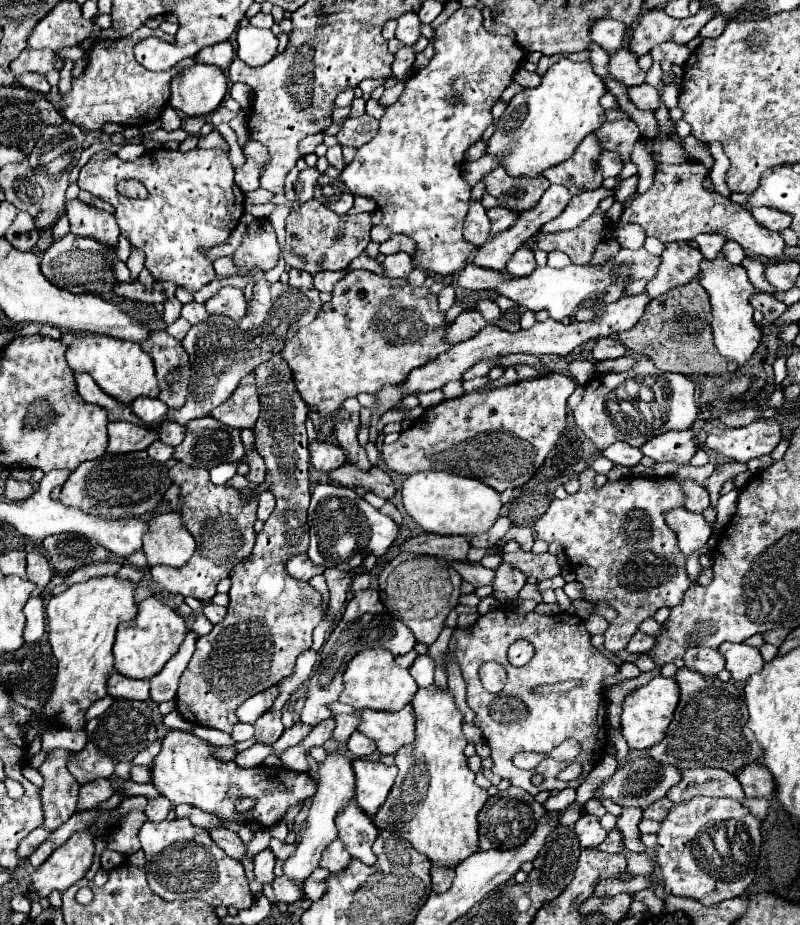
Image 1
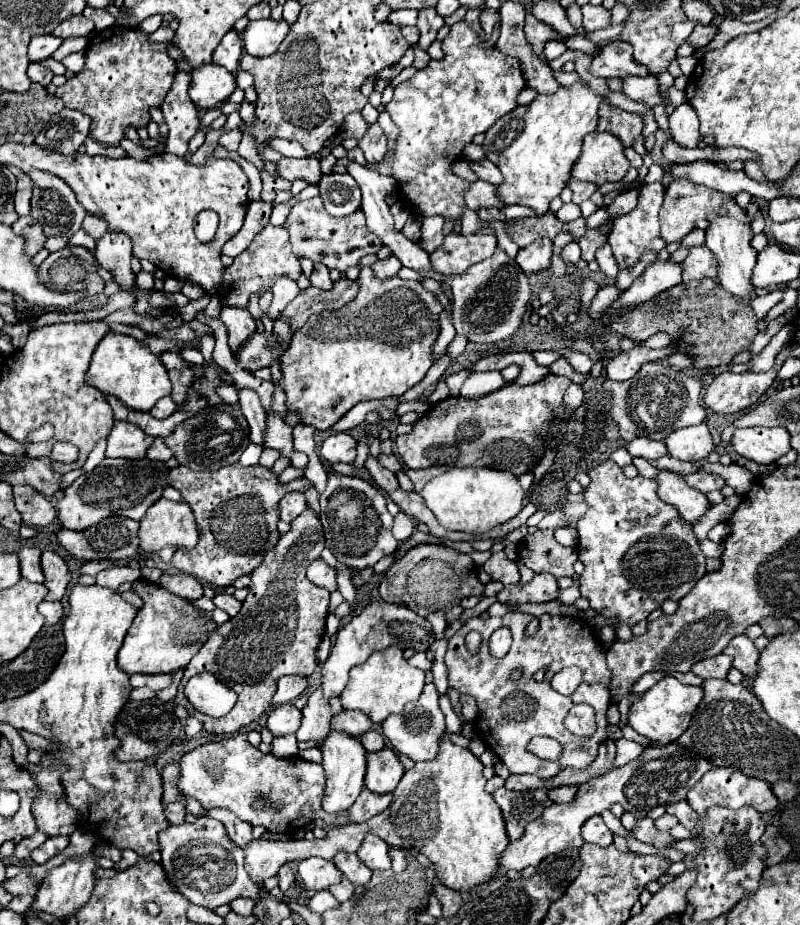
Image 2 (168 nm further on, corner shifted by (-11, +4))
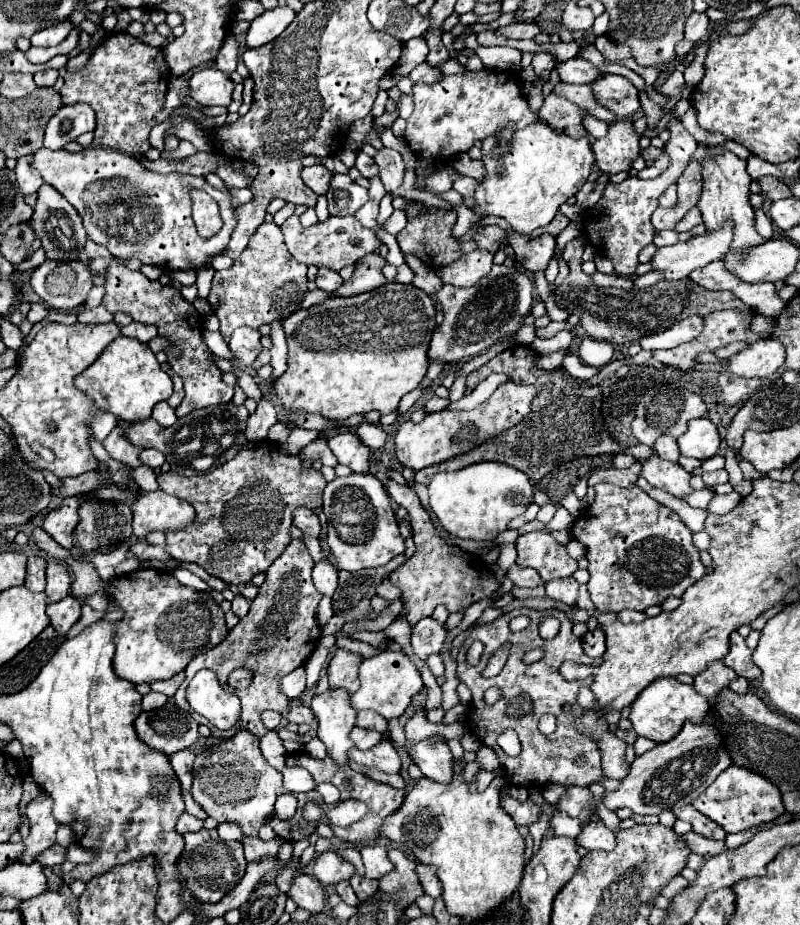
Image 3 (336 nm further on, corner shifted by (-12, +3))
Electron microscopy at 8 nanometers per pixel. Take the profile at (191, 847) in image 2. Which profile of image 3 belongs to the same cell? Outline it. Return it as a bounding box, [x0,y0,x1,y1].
[176,829,246,903]

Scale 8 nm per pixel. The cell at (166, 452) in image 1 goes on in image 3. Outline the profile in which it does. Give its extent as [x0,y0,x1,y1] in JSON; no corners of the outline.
[140,449,164,469]

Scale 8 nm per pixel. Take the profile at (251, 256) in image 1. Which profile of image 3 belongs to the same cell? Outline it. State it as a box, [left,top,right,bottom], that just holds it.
[208,223,308,335]

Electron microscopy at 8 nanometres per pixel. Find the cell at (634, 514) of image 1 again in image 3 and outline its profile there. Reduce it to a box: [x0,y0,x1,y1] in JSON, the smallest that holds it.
[572,483,706,613]

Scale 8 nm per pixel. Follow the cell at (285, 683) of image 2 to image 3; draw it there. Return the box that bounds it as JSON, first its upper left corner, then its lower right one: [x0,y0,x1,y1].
[280,667,306,699]

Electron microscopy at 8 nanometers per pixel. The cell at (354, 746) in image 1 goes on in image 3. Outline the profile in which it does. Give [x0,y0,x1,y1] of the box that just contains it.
[352,727,382,751]

